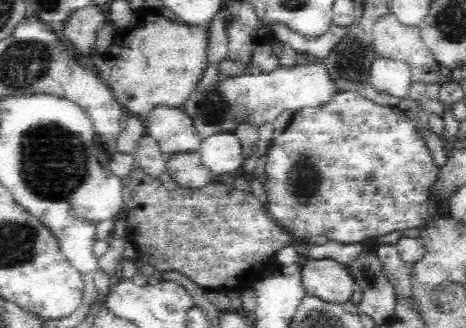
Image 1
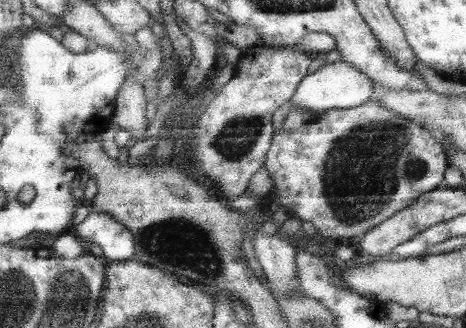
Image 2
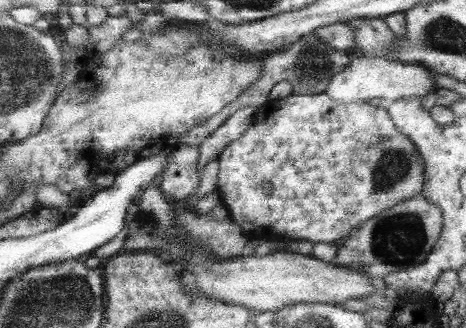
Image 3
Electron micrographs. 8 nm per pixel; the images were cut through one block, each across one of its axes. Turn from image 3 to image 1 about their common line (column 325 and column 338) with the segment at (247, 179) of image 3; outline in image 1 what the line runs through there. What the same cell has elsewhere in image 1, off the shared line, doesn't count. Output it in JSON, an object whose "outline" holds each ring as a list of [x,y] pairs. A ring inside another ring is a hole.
{"outline":[[[342,92],[324,106],[296,112],[290,126],[272,142],[260,170],[266,174],[266,206],[278,226],[296,240],[326,236],[328,242],[340,244],[358,244],[366,238],[424,228],[432,218],[430,192],[440,176],[422,134],[416,132],[404,112],[374,104],[360,92]]]}

